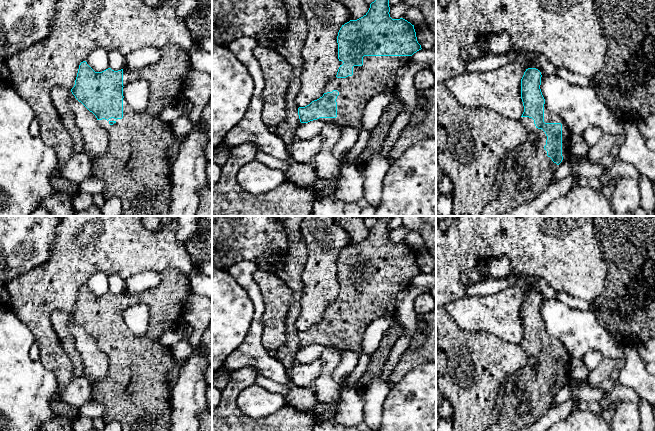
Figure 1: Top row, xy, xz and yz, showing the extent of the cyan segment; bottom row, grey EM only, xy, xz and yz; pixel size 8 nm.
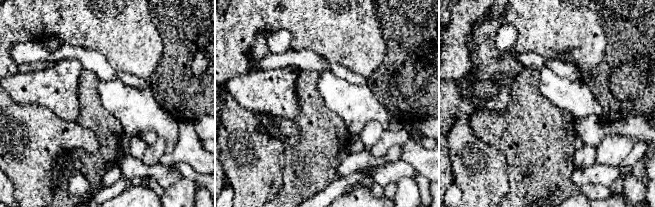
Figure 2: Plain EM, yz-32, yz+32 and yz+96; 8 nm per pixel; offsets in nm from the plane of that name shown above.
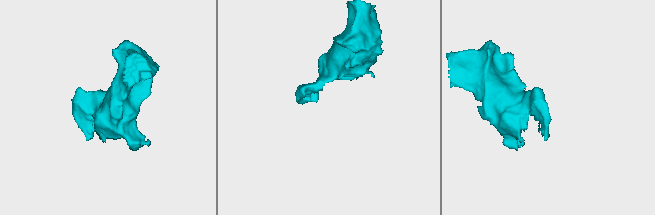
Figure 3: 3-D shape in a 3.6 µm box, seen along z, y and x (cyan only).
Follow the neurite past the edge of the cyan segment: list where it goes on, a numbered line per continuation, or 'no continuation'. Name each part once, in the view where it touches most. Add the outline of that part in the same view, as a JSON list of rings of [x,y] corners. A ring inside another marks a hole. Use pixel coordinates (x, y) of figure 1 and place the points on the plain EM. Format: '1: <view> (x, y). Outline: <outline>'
1: yz (528, 384). Outline: [[[544,328],[544,346],[562,348],[563,384],[559,389],[547,380],[544,373],[547,364],[545,356],[535,350],[532,342],[521,341],[519,345],[538,367],[518,368],[507,376],[503,410],[497,422],[485,431],[518,431],[535,422],[549,410],[554,397],[571,377],[571,358],[565,345],[551,336],[546,328]],[[522,402],[527,403],[530,410],[524,415],[519,415],[518,406]]]

